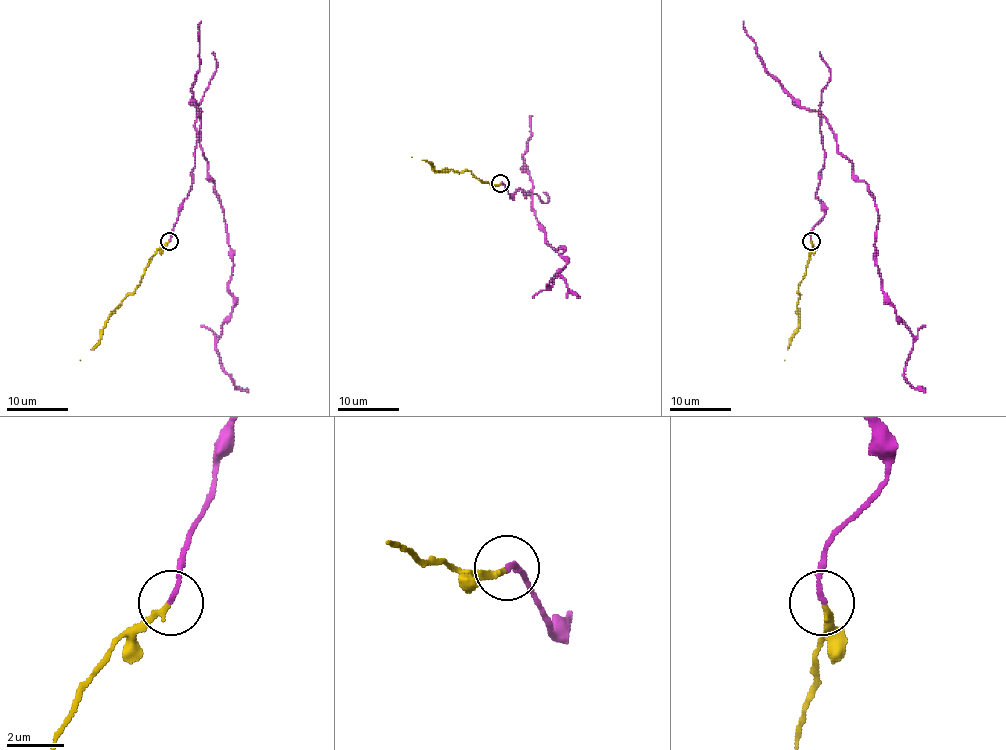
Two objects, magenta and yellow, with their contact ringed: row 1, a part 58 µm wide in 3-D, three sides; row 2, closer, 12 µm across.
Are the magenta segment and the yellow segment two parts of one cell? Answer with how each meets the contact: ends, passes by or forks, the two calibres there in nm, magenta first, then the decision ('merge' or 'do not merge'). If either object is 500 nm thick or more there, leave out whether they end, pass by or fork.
magenta ends | yellow ends | 150/200 nm | do not merge

